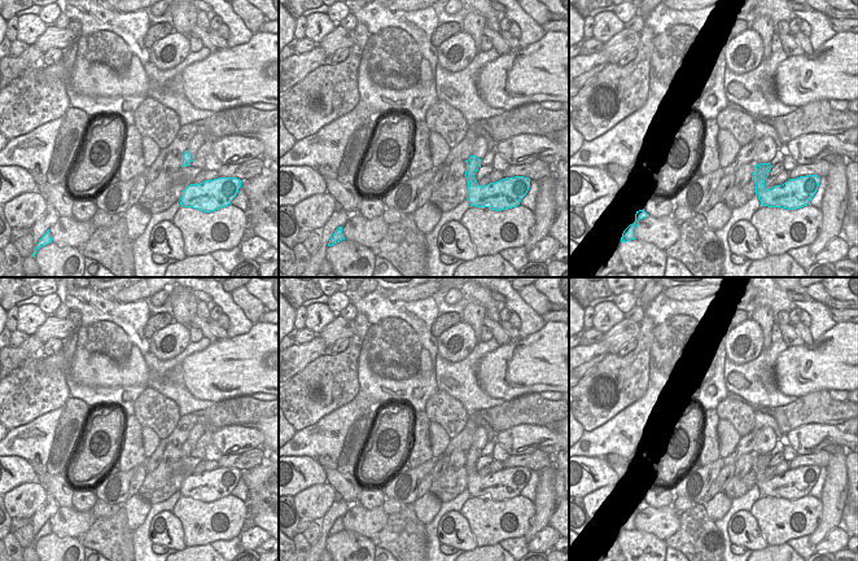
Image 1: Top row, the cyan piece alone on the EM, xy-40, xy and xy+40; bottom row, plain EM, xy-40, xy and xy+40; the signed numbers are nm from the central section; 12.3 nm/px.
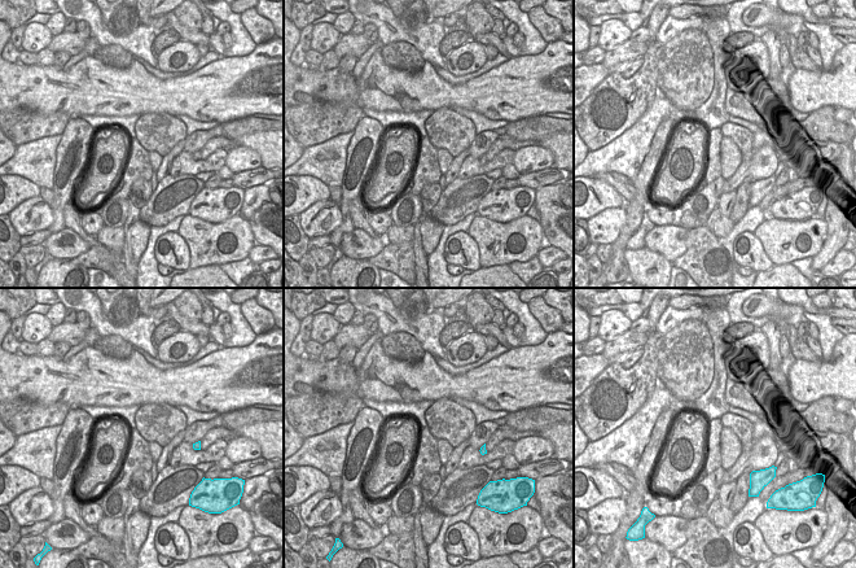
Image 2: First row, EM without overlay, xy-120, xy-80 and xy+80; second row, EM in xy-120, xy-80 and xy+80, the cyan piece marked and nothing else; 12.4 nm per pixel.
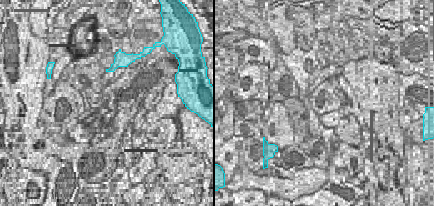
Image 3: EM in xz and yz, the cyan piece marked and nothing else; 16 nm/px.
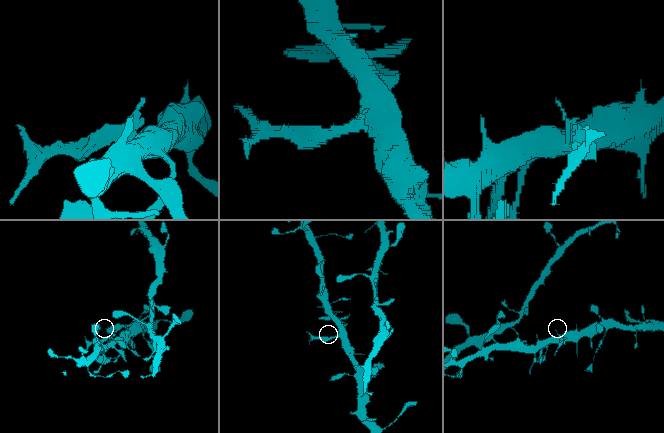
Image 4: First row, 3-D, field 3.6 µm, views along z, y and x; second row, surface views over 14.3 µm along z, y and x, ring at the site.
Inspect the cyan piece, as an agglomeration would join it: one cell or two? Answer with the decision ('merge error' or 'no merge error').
merge error

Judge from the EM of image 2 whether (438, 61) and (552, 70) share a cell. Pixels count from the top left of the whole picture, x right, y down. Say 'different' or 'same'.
different

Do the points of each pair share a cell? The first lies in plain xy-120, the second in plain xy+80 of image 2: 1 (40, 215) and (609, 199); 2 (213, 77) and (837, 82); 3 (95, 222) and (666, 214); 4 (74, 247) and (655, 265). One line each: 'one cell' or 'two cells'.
1: two cells
2: one cell
3: one cell
4: two cells

